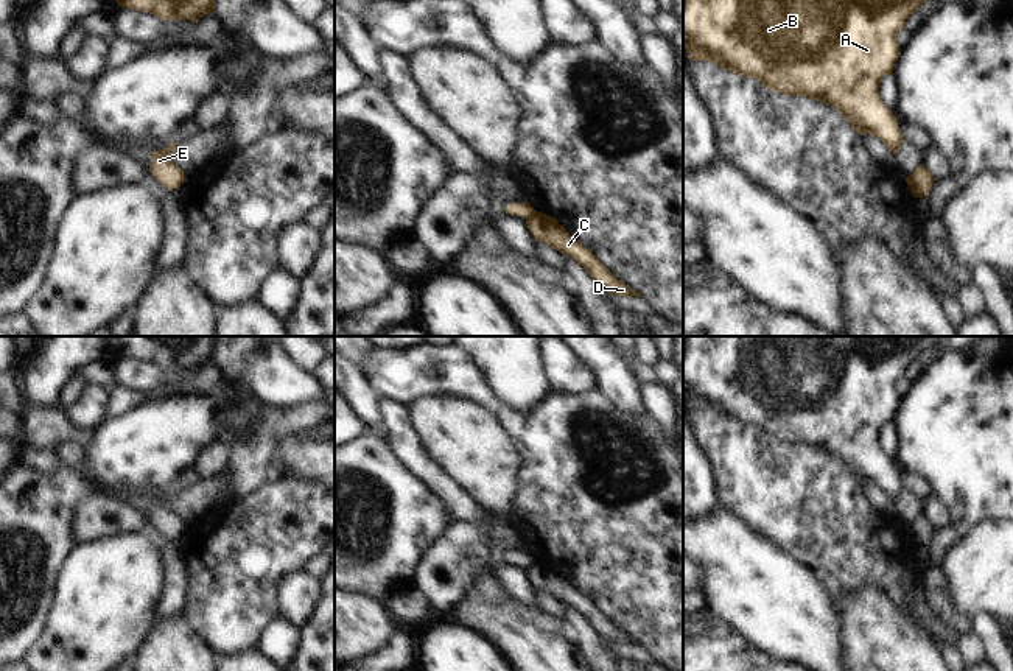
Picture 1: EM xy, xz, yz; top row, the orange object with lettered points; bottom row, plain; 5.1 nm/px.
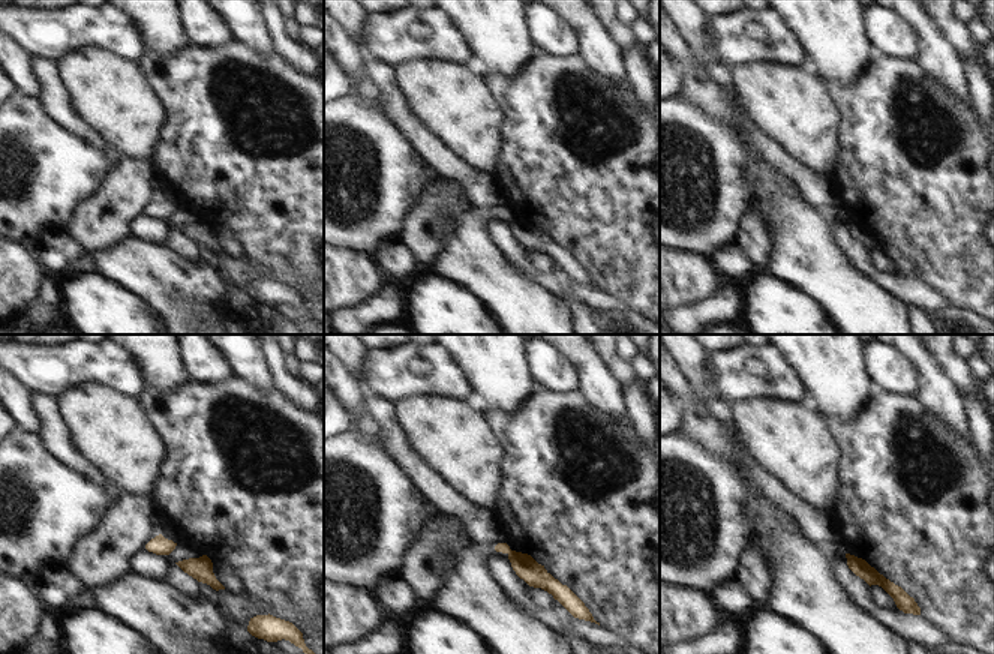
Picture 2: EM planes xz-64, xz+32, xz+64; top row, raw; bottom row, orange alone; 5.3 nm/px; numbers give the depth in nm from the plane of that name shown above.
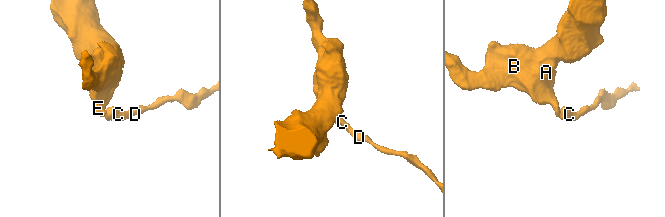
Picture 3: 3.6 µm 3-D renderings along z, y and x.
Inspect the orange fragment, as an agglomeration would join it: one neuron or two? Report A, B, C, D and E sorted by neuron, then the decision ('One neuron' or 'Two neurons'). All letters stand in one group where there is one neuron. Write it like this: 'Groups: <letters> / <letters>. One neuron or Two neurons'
Groups: A B E / C D. Two neurons

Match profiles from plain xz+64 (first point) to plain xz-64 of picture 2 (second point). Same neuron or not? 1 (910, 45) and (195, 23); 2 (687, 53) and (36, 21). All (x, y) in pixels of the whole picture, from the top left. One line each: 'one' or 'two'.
1: one
2: two

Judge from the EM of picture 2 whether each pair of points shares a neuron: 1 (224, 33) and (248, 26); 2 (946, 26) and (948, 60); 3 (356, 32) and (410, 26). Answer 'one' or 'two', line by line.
1: two
2: two
3: two

